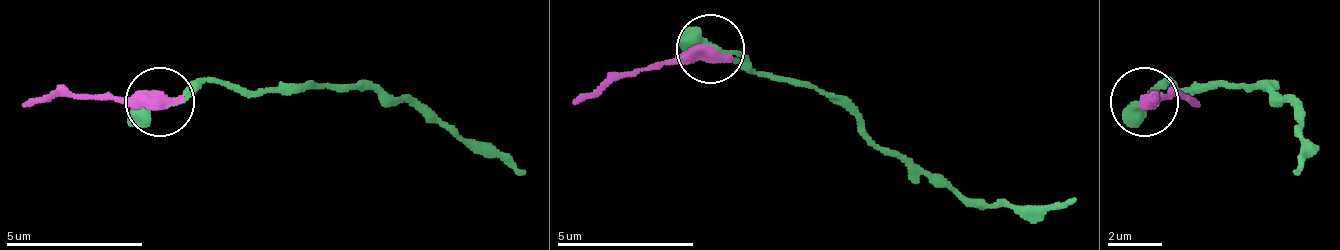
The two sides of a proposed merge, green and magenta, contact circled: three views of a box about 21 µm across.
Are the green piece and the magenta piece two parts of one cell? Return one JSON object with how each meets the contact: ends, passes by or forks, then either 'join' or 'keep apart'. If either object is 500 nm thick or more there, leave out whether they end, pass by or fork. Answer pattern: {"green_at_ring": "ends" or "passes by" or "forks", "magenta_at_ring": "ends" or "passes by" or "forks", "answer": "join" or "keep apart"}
{"answer": "join"}

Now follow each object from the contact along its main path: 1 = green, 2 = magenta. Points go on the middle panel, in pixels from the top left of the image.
1: (712, 47), (821, 88), (883, 149), (958, 190), (999, 204), (1074, 197)
2: (712, 47), (609, 74), (575, 102)

